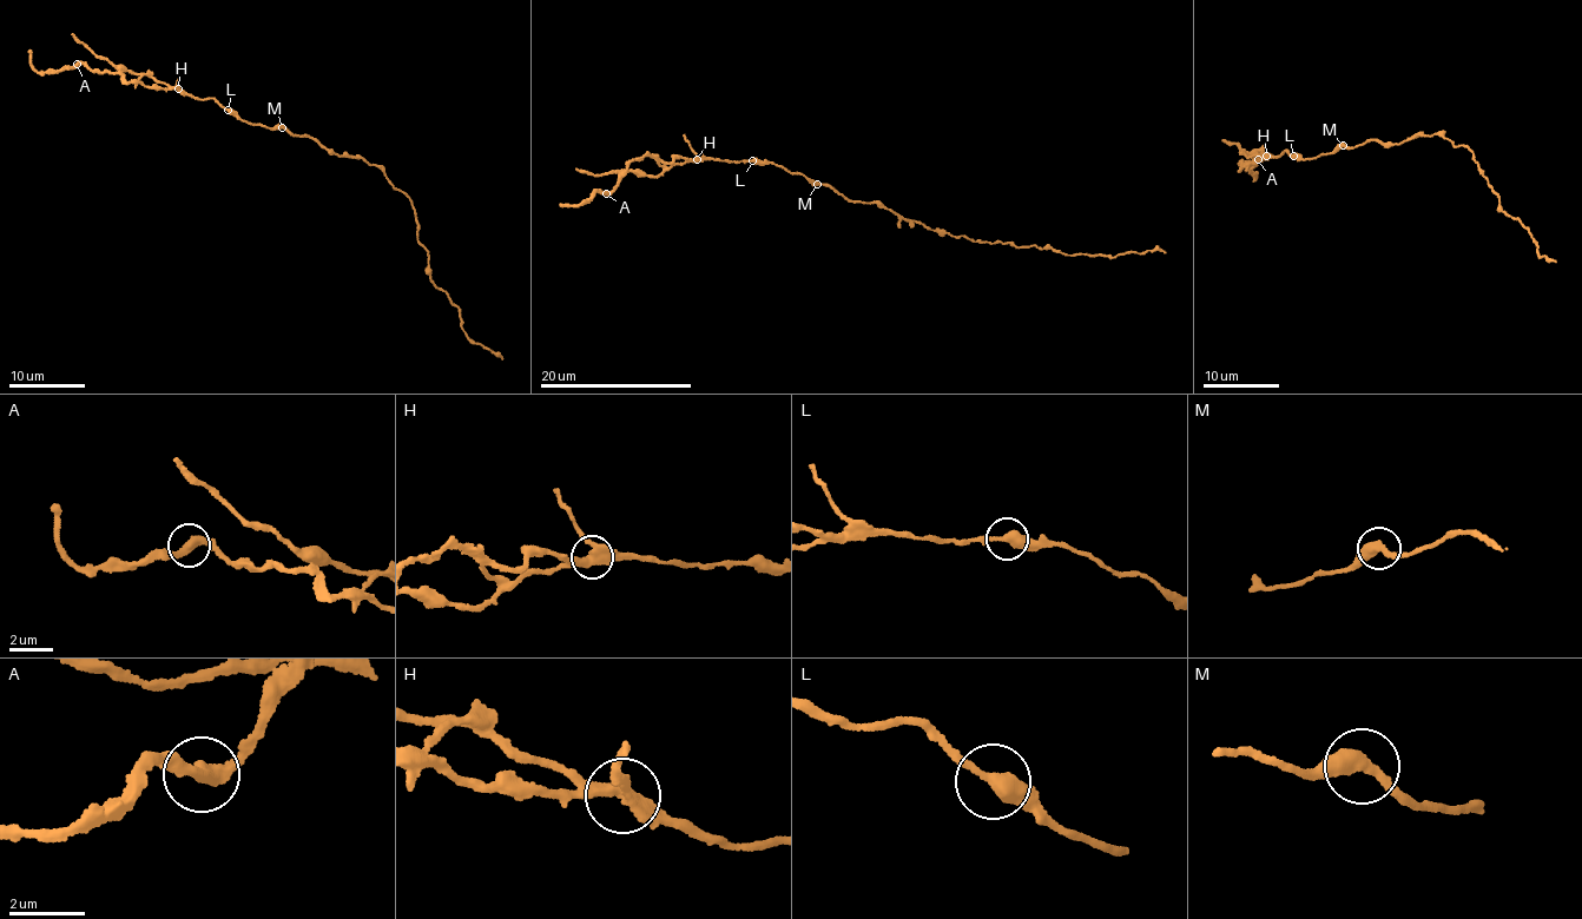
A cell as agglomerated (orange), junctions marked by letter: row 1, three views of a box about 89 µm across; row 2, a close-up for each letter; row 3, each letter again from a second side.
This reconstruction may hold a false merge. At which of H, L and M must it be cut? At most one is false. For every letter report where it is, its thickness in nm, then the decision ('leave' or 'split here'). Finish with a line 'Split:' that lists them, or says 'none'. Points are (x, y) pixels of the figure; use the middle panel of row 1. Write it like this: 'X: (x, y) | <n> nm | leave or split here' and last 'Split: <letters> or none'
H: (697, 159) | 340 nm | split here
L: (752, 160) | 380 nm | leave
M: (817, 184) | 380 nm | leave
Split: H

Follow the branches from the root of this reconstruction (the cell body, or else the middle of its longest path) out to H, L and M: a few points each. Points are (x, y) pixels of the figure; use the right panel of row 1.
H: (1369, 141), (1303, 160), (1294, 159), (1287, 151), (1273, 159), (1266, 154)
L: (1369, 141), (1303, 160), (1293, 156)
M: (1369, 141), (1352, 149), (1343, 145)

